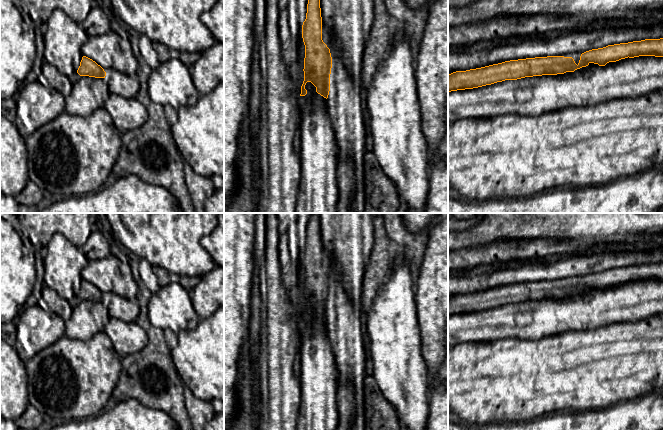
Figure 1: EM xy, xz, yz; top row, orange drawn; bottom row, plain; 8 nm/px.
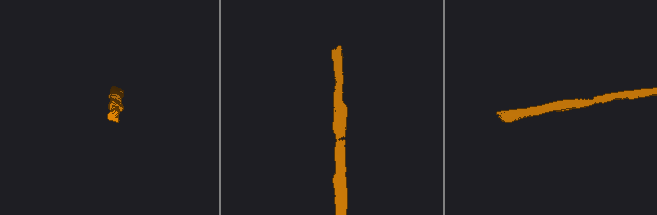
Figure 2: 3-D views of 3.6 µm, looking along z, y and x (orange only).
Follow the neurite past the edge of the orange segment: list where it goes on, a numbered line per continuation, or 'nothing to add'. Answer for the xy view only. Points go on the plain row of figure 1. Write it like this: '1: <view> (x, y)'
nothing to add

